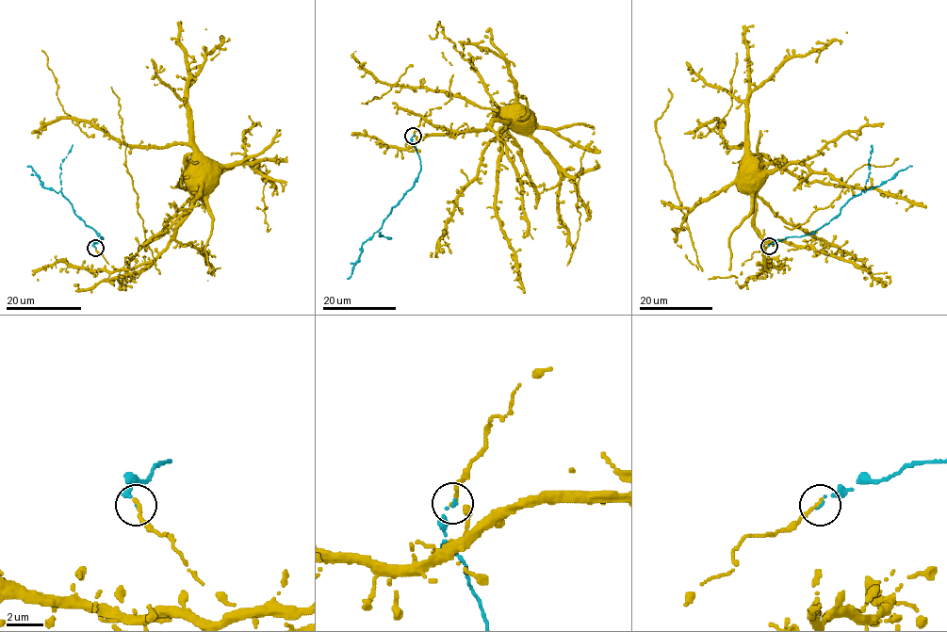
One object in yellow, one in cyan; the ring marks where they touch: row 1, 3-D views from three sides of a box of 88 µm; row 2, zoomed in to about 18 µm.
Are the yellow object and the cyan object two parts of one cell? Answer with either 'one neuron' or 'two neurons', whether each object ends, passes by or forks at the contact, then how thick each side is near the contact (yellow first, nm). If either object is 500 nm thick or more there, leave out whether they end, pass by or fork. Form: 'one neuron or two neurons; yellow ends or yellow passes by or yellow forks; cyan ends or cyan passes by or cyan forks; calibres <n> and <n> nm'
one neuron; yellow ends; cyan ends; calibres 240 and 140 nm

